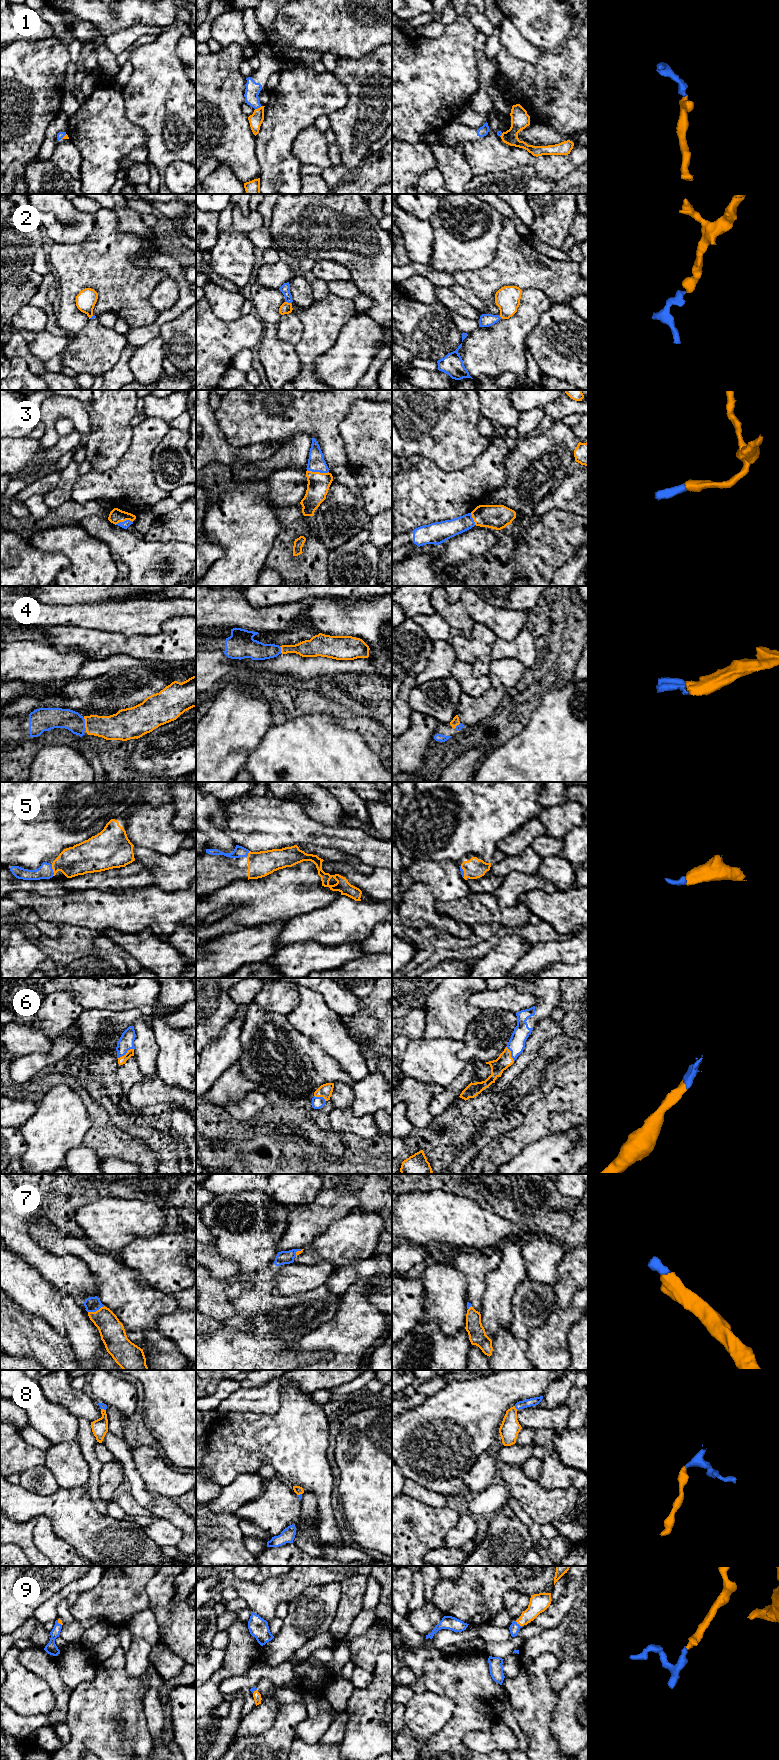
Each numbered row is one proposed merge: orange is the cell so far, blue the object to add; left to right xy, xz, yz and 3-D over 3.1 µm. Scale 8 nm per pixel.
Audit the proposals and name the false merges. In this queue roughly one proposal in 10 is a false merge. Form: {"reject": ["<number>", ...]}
{"reject": []}

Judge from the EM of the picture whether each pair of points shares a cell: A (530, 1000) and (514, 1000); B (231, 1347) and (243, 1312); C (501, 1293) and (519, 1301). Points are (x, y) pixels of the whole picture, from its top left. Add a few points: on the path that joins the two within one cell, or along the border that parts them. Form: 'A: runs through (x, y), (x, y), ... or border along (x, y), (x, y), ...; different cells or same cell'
A: runs through (526, 1000), (518, 1000); same cell
B: border along (222, 1322), (242, 1331), (260, 1335); different cells
C: border along (525, 1278), (516, 1288), (512, 1298), (510, 1321); different cells

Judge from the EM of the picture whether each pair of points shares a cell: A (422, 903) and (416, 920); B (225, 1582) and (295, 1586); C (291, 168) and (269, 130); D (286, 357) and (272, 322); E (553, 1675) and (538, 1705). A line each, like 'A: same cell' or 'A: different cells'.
A: same cell
B: same cell
C: same cell
D: same cell
E: different cells

